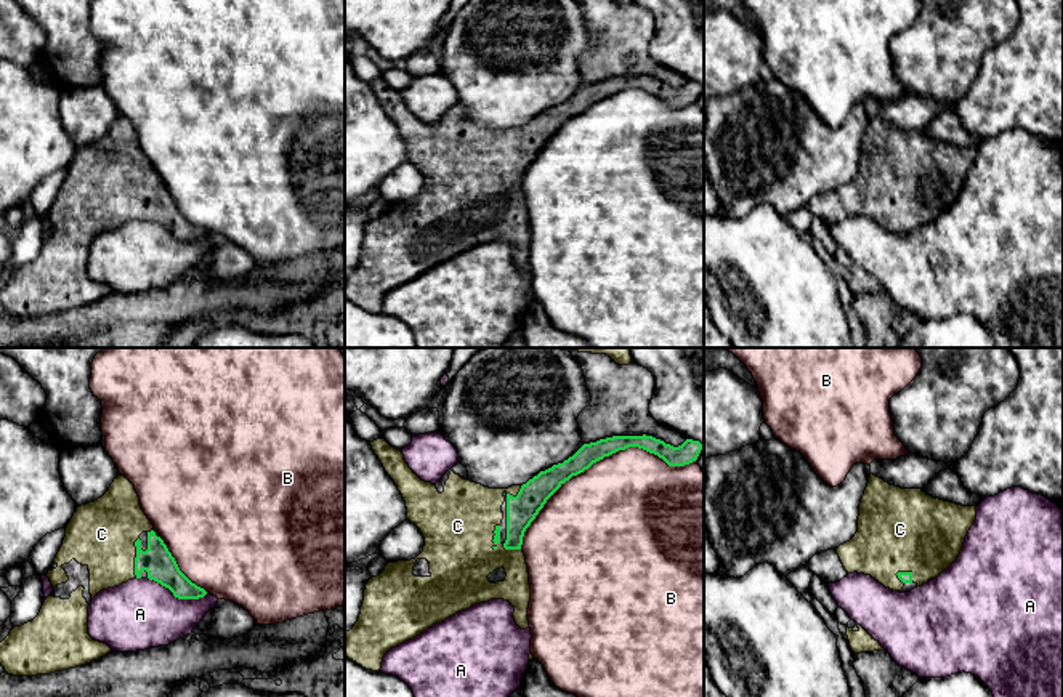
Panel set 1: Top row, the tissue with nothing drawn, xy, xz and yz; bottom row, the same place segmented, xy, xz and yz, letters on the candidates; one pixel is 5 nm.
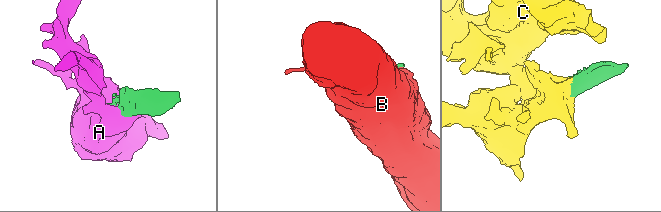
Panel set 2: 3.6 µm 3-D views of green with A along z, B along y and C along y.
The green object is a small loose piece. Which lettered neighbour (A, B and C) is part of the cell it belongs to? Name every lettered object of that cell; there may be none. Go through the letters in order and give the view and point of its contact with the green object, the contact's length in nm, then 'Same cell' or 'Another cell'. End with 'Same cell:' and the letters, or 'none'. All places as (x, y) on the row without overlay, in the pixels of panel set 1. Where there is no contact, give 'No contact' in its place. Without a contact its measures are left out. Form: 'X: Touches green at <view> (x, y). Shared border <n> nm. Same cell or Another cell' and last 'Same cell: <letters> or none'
A: Touches green at xy (178, 239). Shared border 320 nm. Another cell
B: Touches green at xz (597, 101). Shared border 1000 nm. Another cell
C: Touches green at xy (135, 199). Shared border 200 nm. Same cell
Same cell: C

